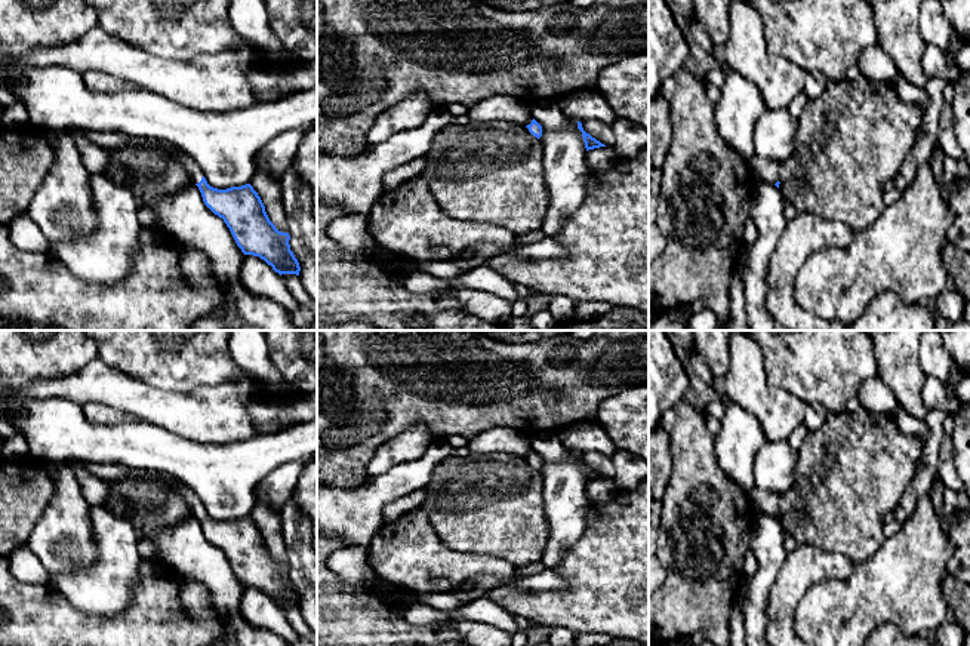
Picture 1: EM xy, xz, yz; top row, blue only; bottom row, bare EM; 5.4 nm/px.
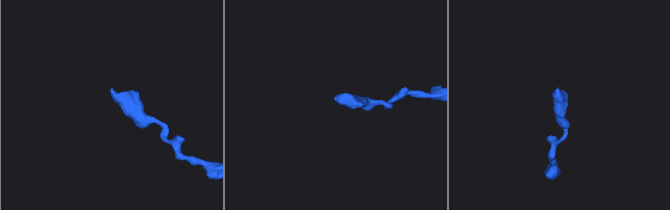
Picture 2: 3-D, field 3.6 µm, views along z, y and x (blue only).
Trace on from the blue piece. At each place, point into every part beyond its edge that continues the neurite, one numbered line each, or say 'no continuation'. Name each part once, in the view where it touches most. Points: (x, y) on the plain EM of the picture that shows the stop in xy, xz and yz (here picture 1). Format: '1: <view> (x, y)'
1: xy (110, 473)

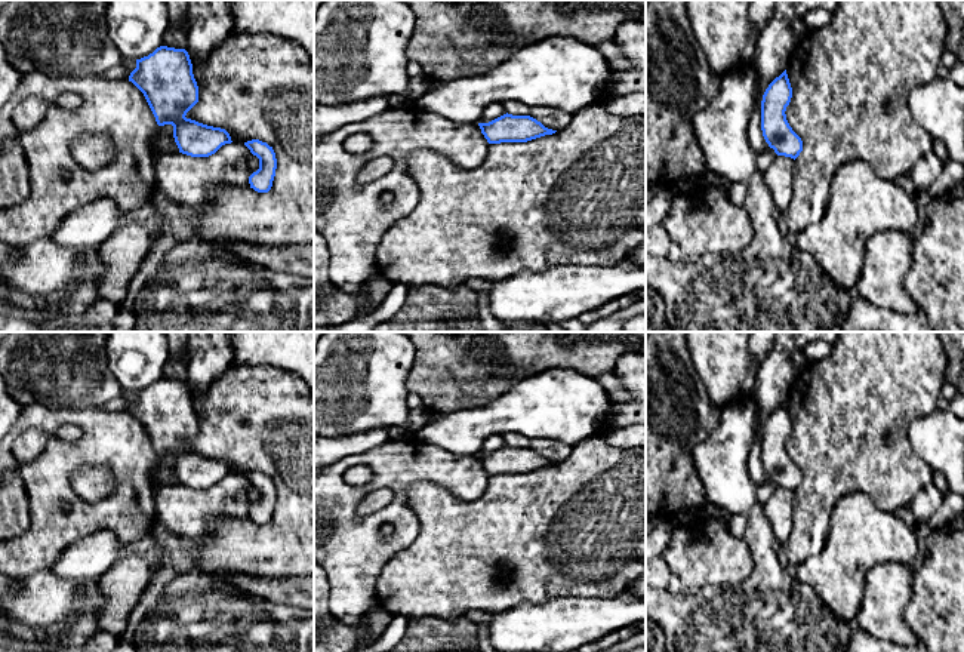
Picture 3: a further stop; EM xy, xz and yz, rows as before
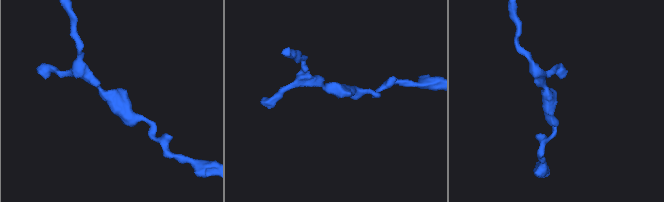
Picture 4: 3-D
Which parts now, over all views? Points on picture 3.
no continuation

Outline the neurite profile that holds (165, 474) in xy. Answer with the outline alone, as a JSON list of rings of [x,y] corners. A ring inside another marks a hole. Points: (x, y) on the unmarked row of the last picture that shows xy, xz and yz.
[[[164,456],[157,459],[155,479],[153,482],[154,488],[176,486],[179,480],[173,470],[173,458]]]

